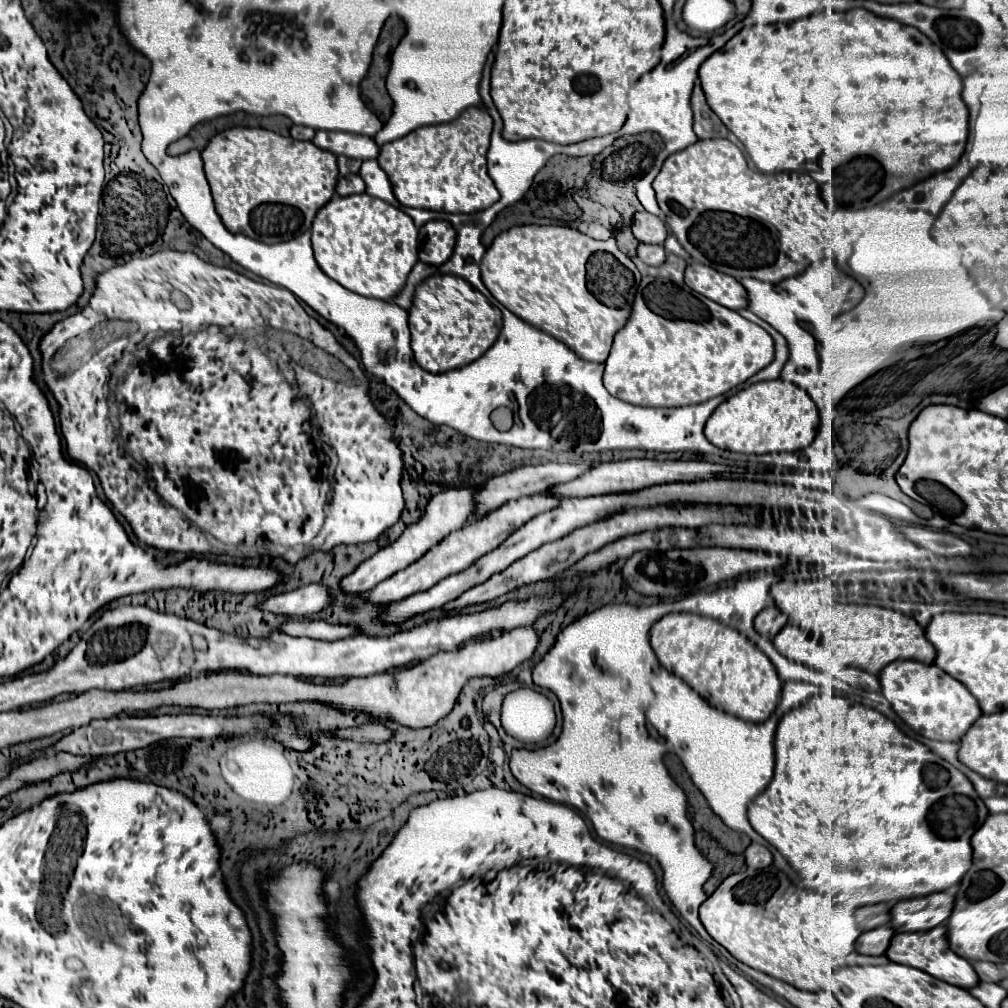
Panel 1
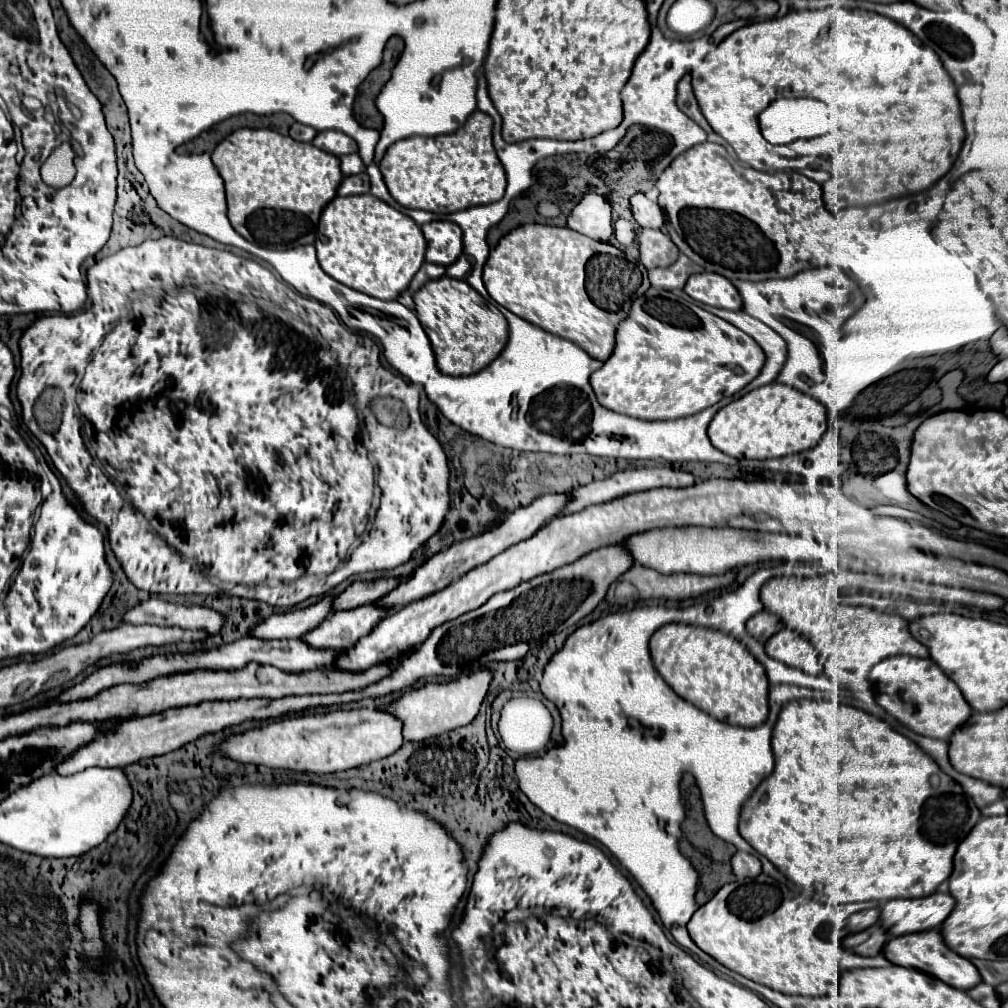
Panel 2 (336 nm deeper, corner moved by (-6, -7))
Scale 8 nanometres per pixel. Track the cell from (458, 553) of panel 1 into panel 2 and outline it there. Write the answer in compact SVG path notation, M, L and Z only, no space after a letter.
M363 605L347 611L331 613L319 627L303 635L303 641L319 649L351 649L361 637L369 635L373 627L391 611L387 607Z

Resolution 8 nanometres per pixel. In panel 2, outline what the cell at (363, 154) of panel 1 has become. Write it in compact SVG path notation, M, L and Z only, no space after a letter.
M321 131L313 139L313 145L319 147L321 151L337 155L337 157L357 153L357 143L353 143L353 139L341 131Z

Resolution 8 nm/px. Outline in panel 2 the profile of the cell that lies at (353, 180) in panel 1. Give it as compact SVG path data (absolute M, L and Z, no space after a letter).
M359 173L359 175L351 175L345 177L337 189L339 195L363 195L369 193L369 175L367 173Z

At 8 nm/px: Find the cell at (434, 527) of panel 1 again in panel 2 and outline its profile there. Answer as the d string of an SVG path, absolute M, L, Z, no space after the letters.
M327 595L315 605L293 609L283 615L271 615L263 623L251 629L251 637L261 639L293 639L303 637L307 631L315 629L329 613L333 613L335 595Z

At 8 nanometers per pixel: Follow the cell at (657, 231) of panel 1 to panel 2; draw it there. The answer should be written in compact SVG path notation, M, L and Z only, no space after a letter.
M637 193L631 197L631 211L635 221L641 227L651 227L651 229L661 229L665 225L665 215L661 207L653 201L649 201L645 195Z

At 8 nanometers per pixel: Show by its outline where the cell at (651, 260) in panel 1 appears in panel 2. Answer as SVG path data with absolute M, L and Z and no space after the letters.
M659 229L641 231L639 251L641 251L641 263L645 265L645 269L669 267L679 257L677 245L669 239L669 235L665 235Z

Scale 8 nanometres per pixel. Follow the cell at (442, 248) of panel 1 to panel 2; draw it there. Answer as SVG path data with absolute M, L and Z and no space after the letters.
M431 221L421 227L427 239L427 255L429 263L451 265L463 251L461 229L451 221Z

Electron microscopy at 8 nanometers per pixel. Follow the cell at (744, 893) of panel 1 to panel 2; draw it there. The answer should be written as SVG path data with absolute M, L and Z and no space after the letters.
M761 873L753 879L745 879L743 883L735 881L735 883L723 885L707 905L695 911L695 915L687 923L687 929L691 939L705 953L709 953L713 959L717 959L731 971L787 995L823 997L837 985L837 965L845 951L843 937L847 935L845 931L847 917L863 909L865 909L865 903L831 907L827 903L819 903L813 899L795 895L783 883Z

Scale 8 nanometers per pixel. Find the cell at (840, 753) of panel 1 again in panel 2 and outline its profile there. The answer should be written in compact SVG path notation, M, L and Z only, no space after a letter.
M805 701L805 703L795 703L787 705L781 709L779 719L773 727L773 739L771 747L775 753L775 769L773 773L757 787L749 803L745 803L741 811L741 823L739 831L745 841L749 841L751 847L755 847L761 855L765 855L787 879L791 879L795 885L801 885L803 889L813 889L815 883L823 883L823 893L831 899L827 903L831 905L841 905L841 903L857 903L857 901L889 901L897 897L907 897L907 899L917 899L925 895L933 895L937 887L949 879L953 871L953 855L959 847L959 843L969 835L969 831L977 825L981 813L975 807L973 813L973 799L963 791L963 787L949 779L937 763L927 757L921 747L917 747L913 741L907 737L899 735L893 731L885 721L877 719L871 713L865 713L861 709L835 703L835 701Z

